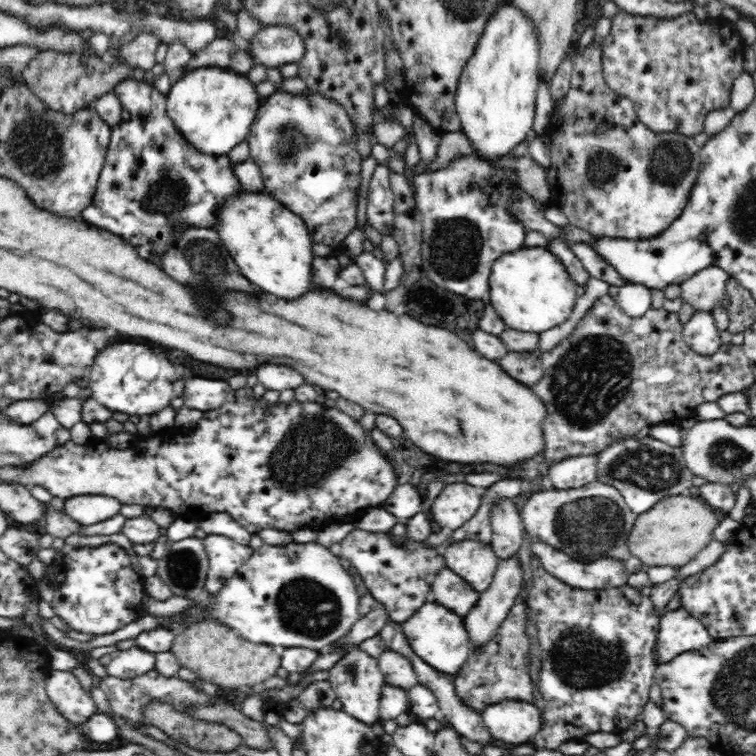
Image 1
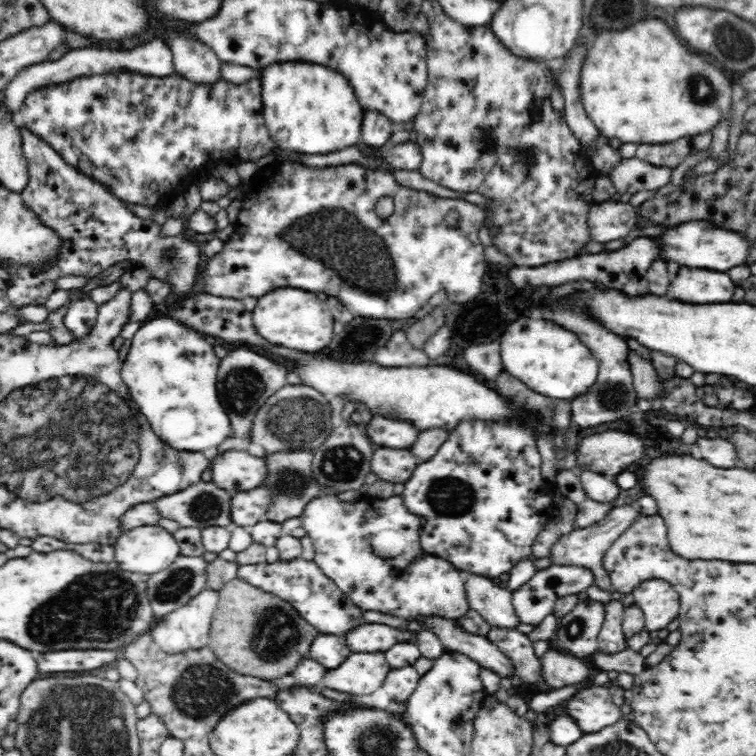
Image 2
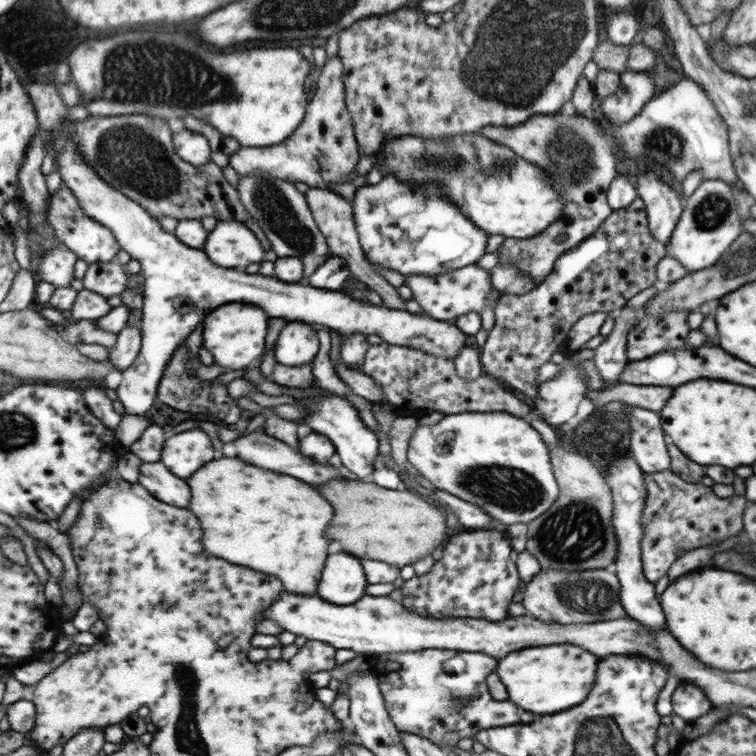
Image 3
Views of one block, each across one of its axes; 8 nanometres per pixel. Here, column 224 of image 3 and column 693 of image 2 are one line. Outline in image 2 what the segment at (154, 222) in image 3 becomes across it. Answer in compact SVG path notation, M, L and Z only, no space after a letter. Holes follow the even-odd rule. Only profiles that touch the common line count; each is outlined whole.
M682 266L676 275L666 298L682 298L690 304L714 304L730 302L734 294L734 282L726 272L712 272L704 268Z

